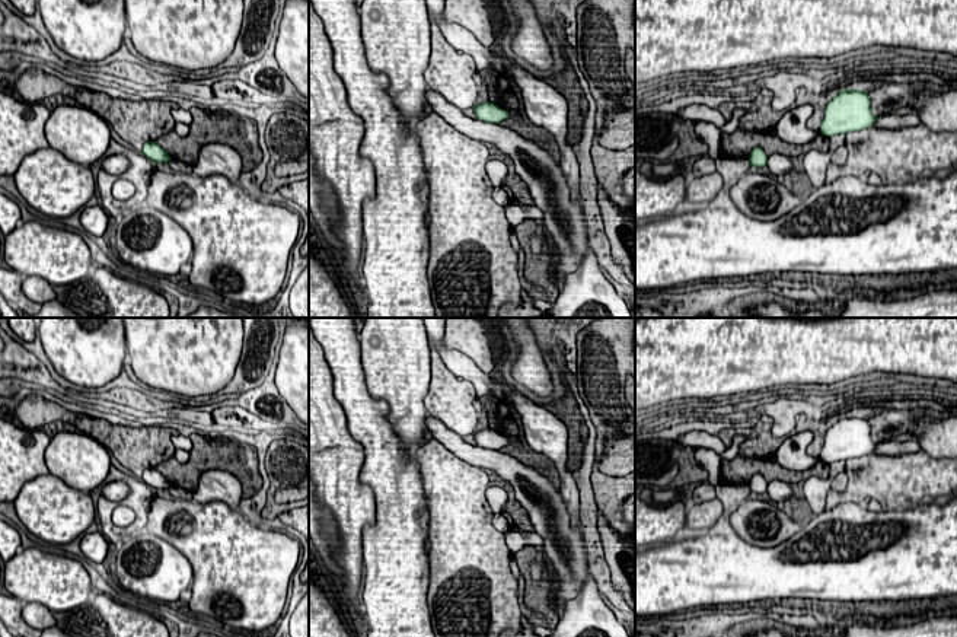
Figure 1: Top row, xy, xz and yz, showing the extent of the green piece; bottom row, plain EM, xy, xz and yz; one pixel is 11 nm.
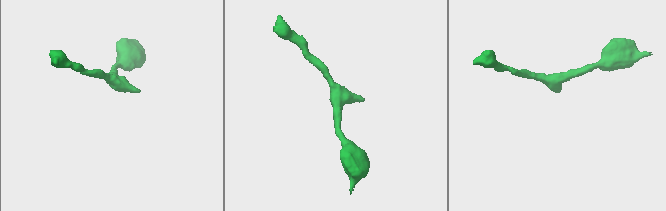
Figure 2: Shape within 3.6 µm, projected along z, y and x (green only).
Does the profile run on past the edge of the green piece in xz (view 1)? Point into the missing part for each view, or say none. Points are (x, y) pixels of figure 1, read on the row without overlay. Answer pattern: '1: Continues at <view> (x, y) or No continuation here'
1: No continuation here

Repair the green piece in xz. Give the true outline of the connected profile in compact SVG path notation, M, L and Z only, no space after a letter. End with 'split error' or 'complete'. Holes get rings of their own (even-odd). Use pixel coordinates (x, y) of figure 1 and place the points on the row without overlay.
M484 429L473 433L476 446L491 450L500 450L503 446L508 445L510 440L495 430Z | complete

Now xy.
M149 468L141 475L143 481L150 485L153 490L168 490L170 488L170 482L165 475L162 475L156 468Z | complete

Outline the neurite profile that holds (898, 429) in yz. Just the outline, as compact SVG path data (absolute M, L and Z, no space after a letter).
M893 423L893 427L889 431L884 433L877 433L875 436L873 436L873 442L874 443L880 443L880 442L887 442L890 437L894 437L896 434L903 434L910 431L910 427L906 424L900 424L900 423Z

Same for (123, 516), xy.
M119 504L114 509L112 512L112 522L117 525L117 526L130 526L135 519L135 513L133 509L124 506L124 504Z

